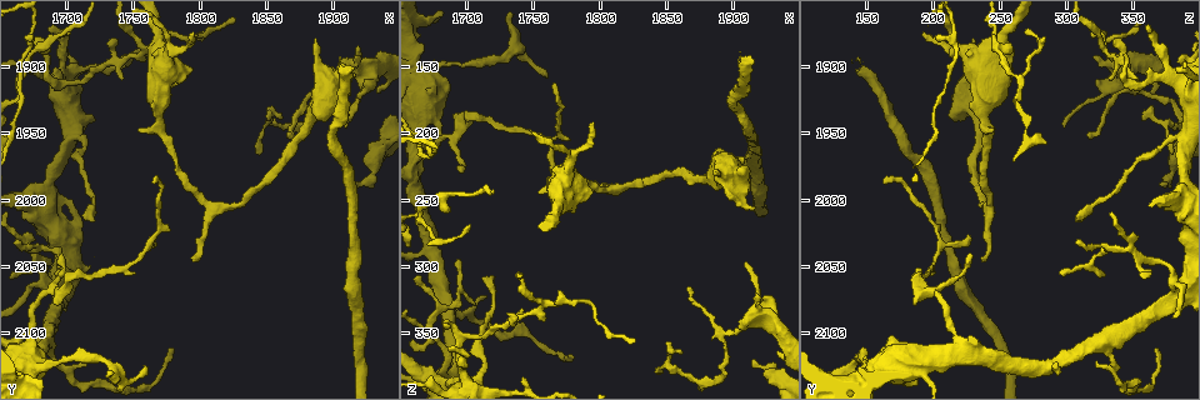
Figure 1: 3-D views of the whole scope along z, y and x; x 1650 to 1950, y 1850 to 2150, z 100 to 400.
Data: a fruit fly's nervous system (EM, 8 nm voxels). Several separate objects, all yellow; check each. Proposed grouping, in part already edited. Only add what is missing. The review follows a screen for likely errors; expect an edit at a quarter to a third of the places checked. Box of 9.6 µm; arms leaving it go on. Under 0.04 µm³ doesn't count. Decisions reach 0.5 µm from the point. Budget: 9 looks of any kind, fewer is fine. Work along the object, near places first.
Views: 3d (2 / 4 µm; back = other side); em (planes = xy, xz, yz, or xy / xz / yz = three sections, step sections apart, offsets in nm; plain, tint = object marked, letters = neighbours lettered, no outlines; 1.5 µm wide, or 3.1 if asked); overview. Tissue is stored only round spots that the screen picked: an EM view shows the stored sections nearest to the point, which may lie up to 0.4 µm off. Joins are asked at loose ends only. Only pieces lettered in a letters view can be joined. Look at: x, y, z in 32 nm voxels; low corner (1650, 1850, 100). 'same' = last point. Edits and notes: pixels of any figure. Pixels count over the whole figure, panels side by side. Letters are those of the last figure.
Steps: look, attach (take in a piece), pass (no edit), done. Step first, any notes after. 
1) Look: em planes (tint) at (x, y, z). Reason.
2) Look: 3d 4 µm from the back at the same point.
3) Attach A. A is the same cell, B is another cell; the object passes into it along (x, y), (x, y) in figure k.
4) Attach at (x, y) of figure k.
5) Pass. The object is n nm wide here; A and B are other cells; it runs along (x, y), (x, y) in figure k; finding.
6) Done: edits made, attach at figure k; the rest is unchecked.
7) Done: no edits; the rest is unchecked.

Look: em planes (letters) at (1698, 2042, 232). Branch stops here.

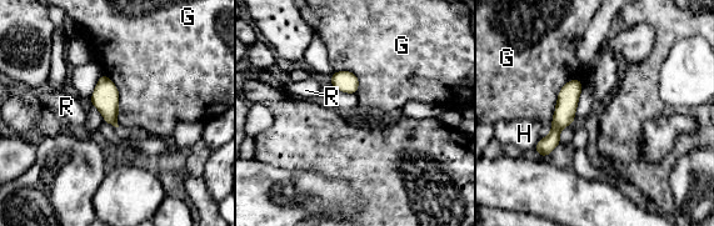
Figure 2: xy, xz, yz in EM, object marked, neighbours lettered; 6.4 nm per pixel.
Pass. G, H and R are other cells; none of them fits.

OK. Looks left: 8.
Look: 3d 2 µm at (1792, 2044, 234).

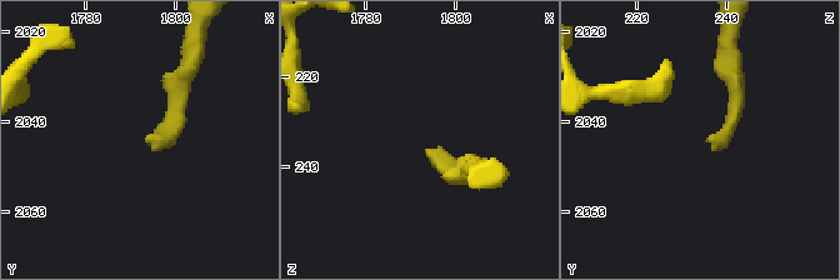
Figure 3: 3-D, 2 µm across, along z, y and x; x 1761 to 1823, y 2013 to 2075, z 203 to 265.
Look: em yz step 4 (tint) at (1793, 2044, 236).

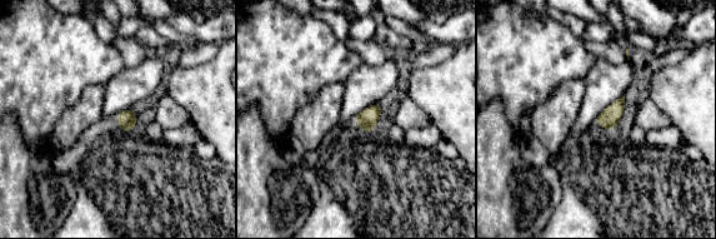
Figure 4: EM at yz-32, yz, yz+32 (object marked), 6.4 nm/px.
Look: em yz step 4 (letters) at the same point. What lies round it.

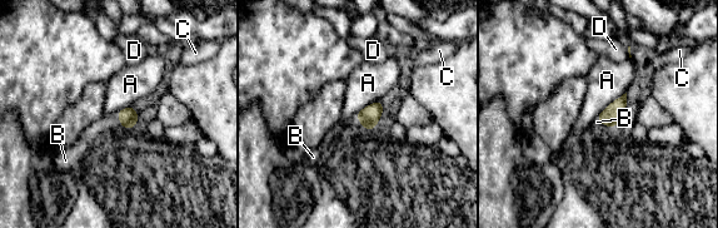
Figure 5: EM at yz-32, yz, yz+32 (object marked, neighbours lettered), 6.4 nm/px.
Attach B. The longest contact is with A, 260 nm; B is the same cell, A, C and D are other cells; the object passes into it along (128, 117), (119, 119), (108, 123) in figure 5; it goes on there.

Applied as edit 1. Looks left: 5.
Look: 3d 4 µm at (1914, 1904, 142). An open end.

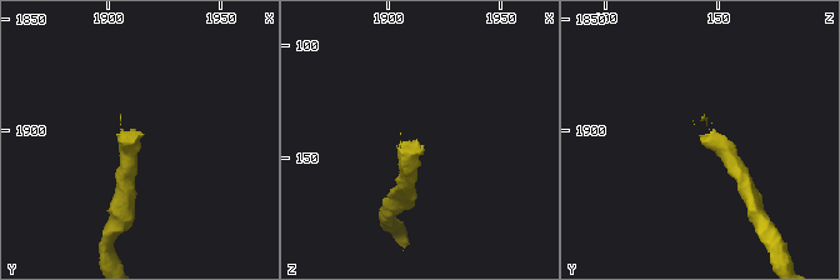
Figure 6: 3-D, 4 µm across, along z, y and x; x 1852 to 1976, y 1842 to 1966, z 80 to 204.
Look: em planes (letters) at (1914, 1903, 144). Now the EM.

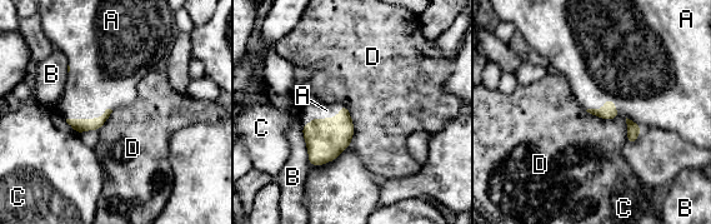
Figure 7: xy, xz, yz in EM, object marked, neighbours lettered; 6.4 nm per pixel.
Attach A. A is the same cell, B, C and D are other cells; it goes on there.

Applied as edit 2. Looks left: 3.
Look: overview.

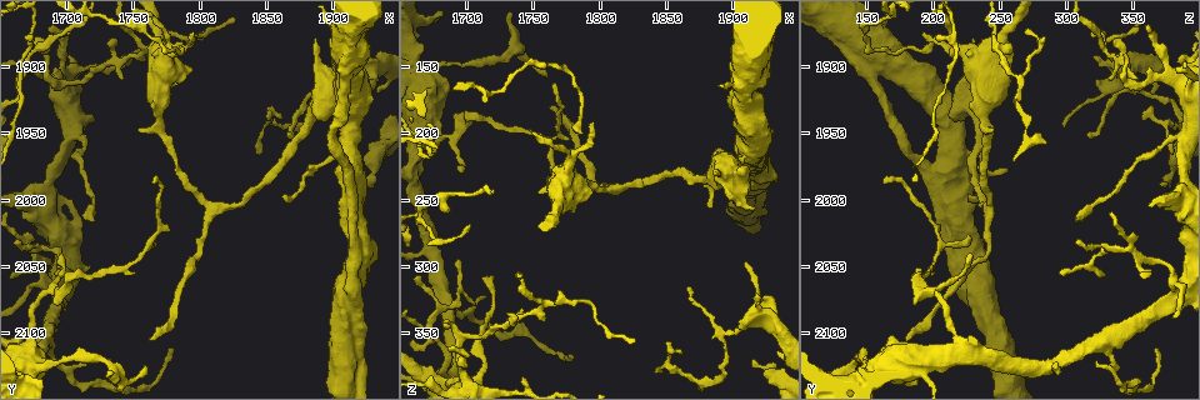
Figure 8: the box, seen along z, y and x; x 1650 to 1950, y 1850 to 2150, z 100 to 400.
Look: em planes (plain) at (1914, 1906, 256). Free end.

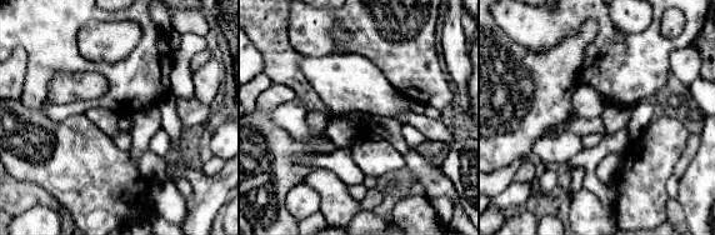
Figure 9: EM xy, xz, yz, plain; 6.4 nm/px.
Look: em planes (letters) at the same point. See the neighbours.

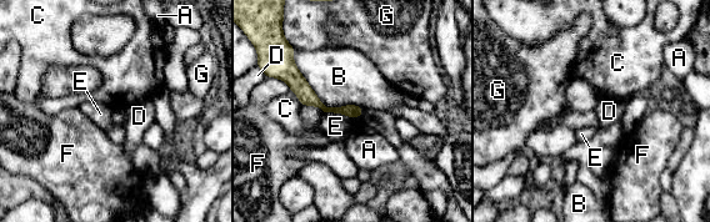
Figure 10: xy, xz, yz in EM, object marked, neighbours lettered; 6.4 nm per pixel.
Pass. A, B, C, D, E, F and G are other cells; a border runs along (295, 49), (323, 102), (364, 109) in figure 10; none of them fits.

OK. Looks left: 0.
Done: edits made, attach at figure 5, attach at figure 7; the rest is unchecked.

